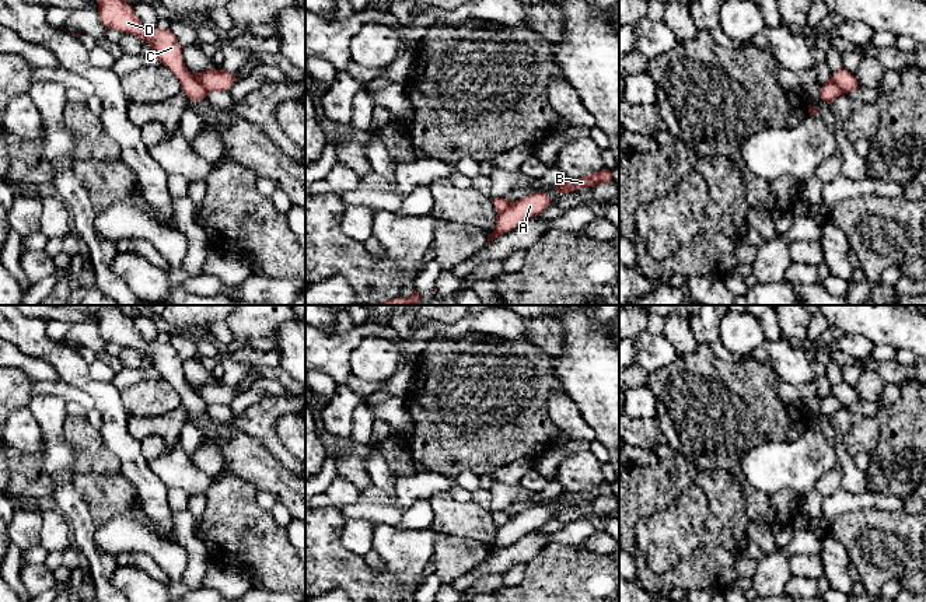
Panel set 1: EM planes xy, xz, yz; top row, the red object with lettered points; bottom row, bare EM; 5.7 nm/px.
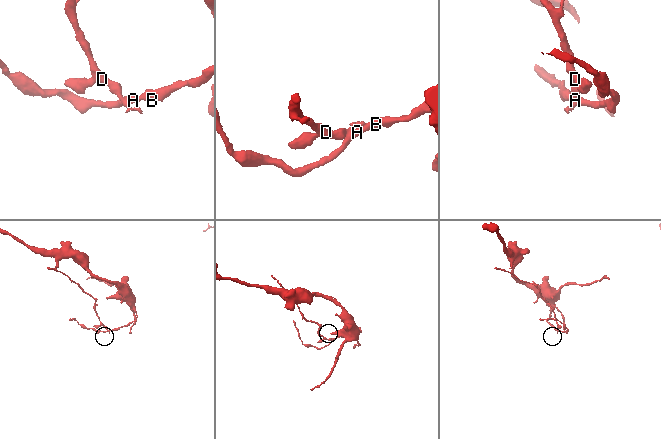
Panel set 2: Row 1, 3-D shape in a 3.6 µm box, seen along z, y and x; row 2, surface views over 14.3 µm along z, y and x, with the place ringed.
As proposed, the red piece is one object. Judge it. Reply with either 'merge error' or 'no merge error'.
merge error

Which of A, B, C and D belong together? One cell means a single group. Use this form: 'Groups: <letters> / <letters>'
Groups: A B / C D

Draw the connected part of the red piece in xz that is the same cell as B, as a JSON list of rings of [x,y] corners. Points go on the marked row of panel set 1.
[[[604,168],[598,172],[593,172],[584,178],[567,178],[565,176],[558,185],[551,188],[555,193],[569,195],[577,188],[593,188],[598,183],[609,183],[615,181],[612,169]]]

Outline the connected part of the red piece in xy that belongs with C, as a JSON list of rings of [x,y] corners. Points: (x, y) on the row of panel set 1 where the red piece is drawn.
[[[97,0],[101,24],[134,35],[151,45],[151,53],[181,81],[188,101],[206,102],[207,90],[185,69],[182,46],[171,29],[147,28],[126,0]]]

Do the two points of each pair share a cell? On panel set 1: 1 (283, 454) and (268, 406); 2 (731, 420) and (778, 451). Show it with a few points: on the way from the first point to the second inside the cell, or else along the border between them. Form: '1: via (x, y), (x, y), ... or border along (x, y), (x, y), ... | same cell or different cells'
1: via (272, 443), (268, 437), (268, 417) | same cell
2: border along (796, 438), (766, 440), (752, 447), (738, 464) | different cells

